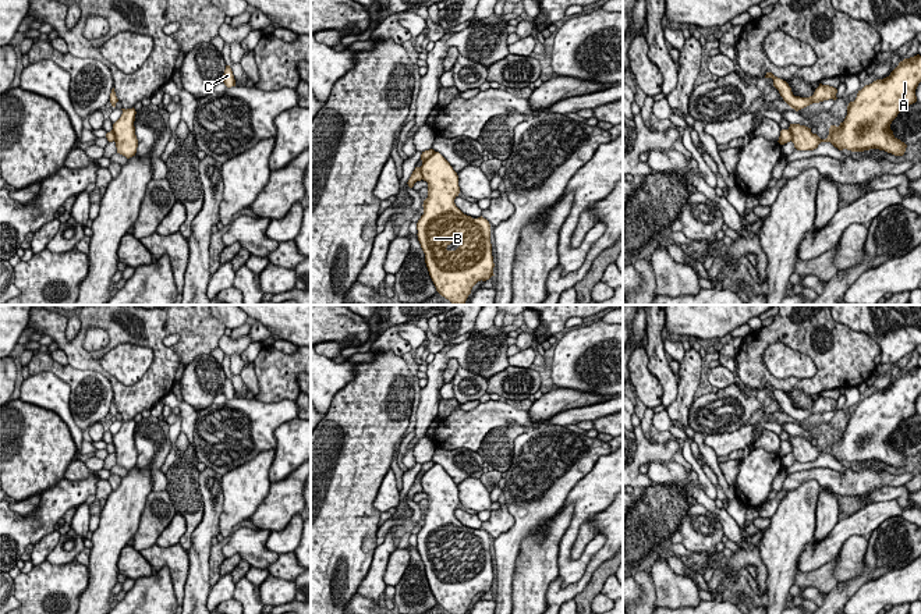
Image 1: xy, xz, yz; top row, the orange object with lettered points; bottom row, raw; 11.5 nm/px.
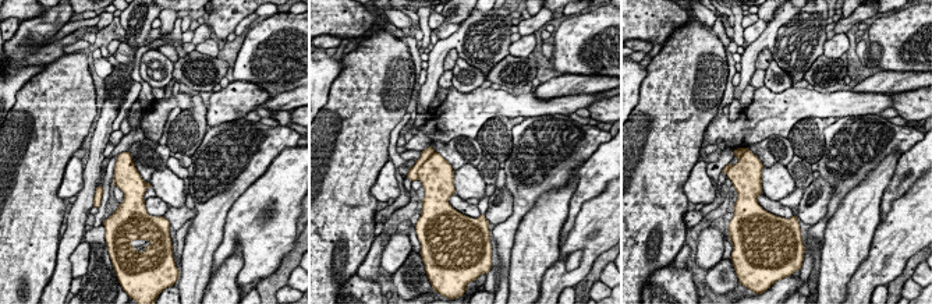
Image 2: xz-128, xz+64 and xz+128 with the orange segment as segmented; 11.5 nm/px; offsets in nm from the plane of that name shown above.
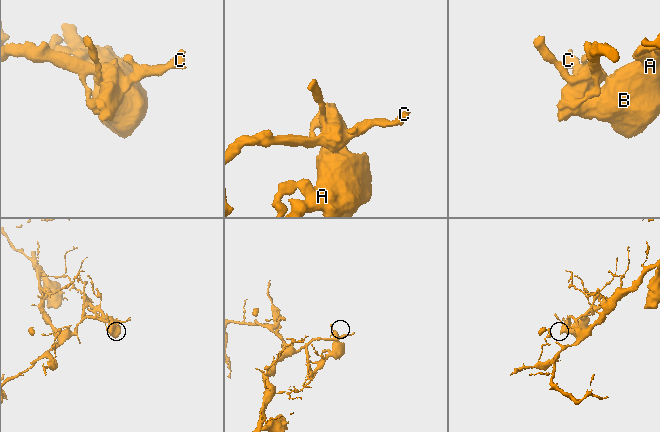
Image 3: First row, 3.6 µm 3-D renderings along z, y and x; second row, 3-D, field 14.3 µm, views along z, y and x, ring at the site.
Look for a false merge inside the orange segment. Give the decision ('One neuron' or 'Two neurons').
Two neurons

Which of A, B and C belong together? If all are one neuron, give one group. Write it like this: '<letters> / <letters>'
A B / C

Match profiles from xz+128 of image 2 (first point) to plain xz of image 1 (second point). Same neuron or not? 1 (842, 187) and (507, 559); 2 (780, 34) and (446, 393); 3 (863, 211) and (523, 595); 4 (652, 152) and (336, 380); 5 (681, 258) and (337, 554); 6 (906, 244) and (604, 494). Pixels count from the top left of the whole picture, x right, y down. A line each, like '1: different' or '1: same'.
1: same
2: different
3: same
4: different
5: different
6: different

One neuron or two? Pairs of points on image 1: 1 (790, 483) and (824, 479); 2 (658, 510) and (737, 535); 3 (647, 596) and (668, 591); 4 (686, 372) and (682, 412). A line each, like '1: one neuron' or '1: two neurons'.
1: one neuron
2: two neurons
3: two neurons
4: one neuron

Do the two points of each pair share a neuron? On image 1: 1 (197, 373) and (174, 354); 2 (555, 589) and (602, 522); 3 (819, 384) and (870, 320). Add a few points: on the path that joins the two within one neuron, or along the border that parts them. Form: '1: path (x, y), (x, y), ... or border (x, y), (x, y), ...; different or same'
1: border (211, 352), (197, 355), (184, 368); different
2: path (576, 588), (608, 550), (608, 543); same
3: border (833, 319), (864, 332), (878, 345), (881, 352); different

